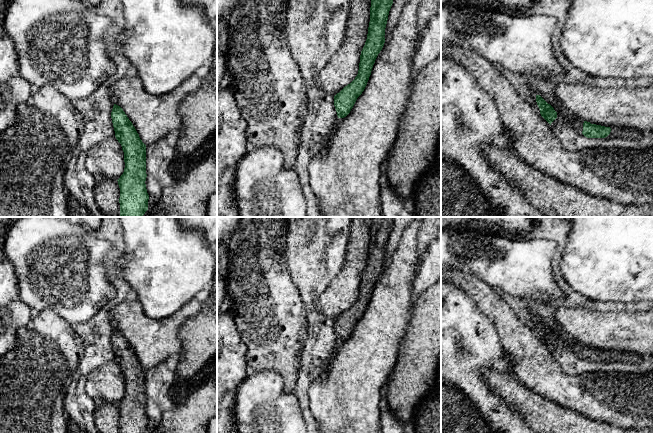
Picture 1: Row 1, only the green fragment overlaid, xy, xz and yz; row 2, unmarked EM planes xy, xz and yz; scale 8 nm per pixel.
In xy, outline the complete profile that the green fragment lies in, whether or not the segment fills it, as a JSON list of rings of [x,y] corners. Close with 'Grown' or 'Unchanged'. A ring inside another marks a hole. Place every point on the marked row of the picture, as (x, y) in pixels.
[[[114,104],[111,112],[115,137],[124,152],[125,168],[117,180],[120,188],[120,216],[142,217],[148,210],[146,189],[146,145],[123,109]]]. Unchanged

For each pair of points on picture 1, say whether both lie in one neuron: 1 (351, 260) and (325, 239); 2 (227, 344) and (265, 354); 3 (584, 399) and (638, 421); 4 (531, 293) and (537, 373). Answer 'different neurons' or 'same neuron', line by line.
1: different neurons
2: different neurons
3: same neuron
4: different neurons

